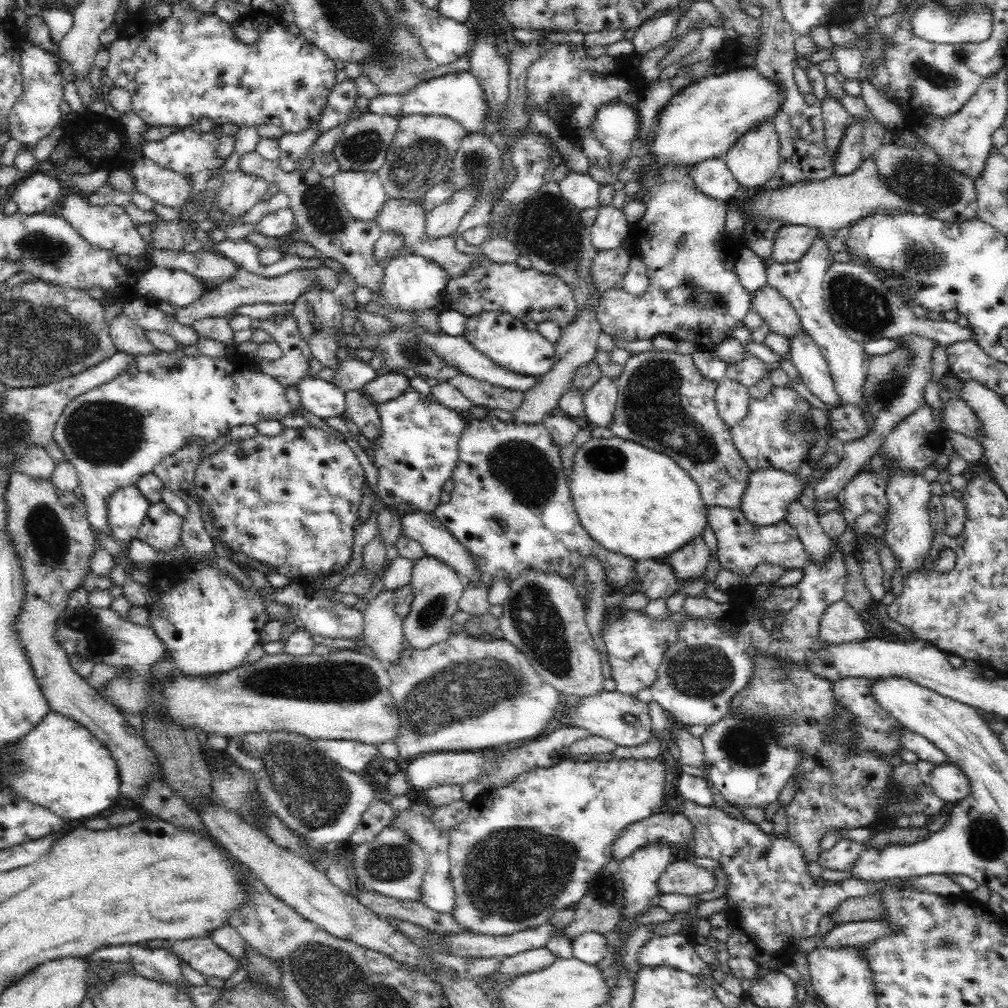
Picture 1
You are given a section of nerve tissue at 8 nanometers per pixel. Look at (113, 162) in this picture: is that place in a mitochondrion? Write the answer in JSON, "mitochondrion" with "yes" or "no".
{"mitochondrion":"no"}

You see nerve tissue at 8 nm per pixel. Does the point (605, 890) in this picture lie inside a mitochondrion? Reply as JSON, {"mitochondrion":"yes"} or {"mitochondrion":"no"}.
{"mitochondrion":"yes"}

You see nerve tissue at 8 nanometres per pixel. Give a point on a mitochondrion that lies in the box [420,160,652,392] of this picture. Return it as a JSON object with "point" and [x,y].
{"point":[546,227]}

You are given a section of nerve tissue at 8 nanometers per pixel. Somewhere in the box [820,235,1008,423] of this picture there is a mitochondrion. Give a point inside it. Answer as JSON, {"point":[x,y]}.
{"point":[860,307]}

